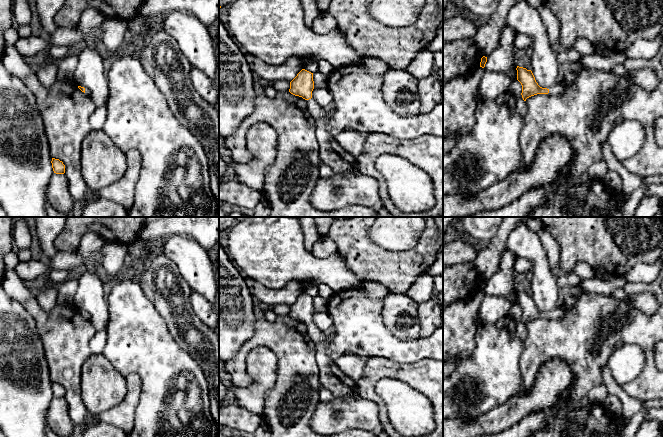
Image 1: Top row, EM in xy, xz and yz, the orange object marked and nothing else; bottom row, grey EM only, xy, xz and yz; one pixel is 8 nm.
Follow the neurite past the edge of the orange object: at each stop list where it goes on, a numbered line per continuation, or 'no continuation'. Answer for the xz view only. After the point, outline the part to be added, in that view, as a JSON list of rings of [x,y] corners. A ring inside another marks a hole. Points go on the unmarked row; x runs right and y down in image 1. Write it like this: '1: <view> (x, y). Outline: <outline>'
1: xz (316, 335). Outline: [[[312,322],[307,324],[308,334],[314,343],[323,342],[327,333],[320,331]]]

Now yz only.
1: yz (558, 313). Outline: [[[557,308],[554,309],[553,311],[549,312],[549,317],[548,318],[556,318],[556,319],[561,319],[564,317],[564,312],[562,308]]]

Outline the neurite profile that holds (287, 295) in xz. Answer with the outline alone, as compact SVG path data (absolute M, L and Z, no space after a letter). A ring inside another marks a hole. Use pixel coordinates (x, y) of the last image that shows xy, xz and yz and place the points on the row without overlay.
M294 280L280 289L269 289L259 282L254 282L252 295L259 303L268 306L285 304L291 306L303 293L304 286L308 281Z

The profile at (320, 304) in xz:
M316 295L313 298L314 312L326 312L328 300Z

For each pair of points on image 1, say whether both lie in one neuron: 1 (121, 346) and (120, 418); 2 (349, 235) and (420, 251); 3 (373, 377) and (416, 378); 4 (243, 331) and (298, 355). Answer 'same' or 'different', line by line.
1: different
2: same
3: same
4: different

